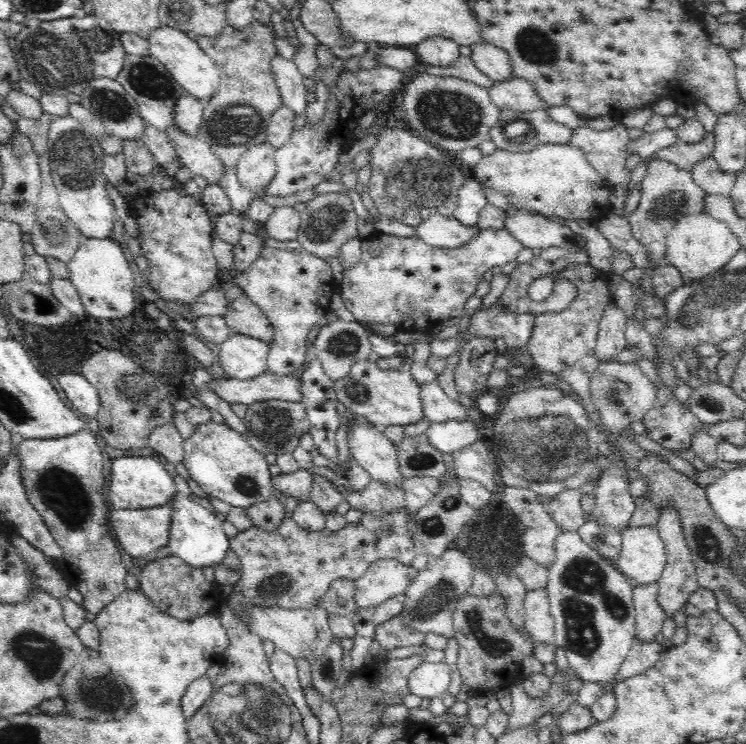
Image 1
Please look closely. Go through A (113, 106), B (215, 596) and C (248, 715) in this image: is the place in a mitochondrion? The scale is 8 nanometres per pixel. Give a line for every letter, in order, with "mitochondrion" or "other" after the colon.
A: mitochondrion
B: other
C: mitochondrion

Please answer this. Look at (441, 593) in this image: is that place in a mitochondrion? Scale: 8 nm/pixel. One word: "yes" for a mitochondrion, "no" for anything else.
yes

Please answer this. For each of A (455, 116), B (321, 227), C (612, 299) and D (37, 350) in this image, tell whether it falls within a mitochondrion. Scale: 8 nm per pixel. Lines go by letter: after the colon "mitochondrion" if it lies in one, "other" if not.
A: mitochondrion
B: mitochondrion
C: other
D: other

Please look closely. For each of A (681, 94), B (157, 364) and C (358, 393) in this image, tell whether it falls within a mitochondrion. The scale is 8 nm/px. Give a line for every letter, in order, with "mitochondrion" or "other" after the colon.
A: other
B: mitochondrion
C: mitochondrion

